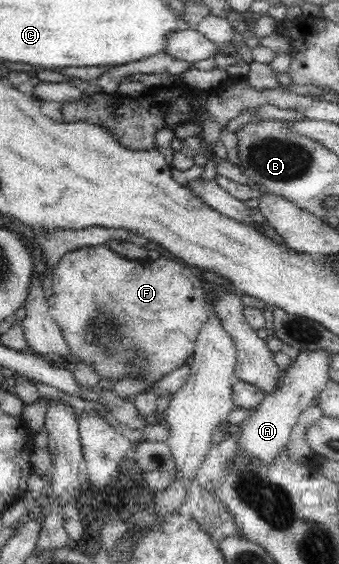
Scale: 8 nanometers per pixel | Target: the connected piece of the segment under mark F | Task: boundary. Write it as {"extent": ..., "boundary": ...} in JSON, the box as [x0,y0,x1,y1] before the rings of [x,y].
{"extent":[47,243,211,384],"boundary":[[[107,243],[100,244],[97,247],[82,247],[76,251],[66,252],[59,260],[56,268],[53,268],[53,289],[52,295],[47,298],[49,313],[54,322],[60,327],[64,341],[68,345],[69,354],[76,363],[86,363],[94,368],[98,373],[99,380],[107,379],[112,382],[118,382],[122,379],[144,379],[148,384],[154,384],[169,372],[176,370],[182,365],[186,365],[188,358],[192,358],[195,350],[195,340],[203,325],[206,324],[208,317],[211,315],[211,309],[207,306],[203,284],[197,270],[190,270],[178,261],[173,261],[168,257],[158,257],[157,259],[142,258],[130,260],[124,258],[121,254],[114,252]]]}

